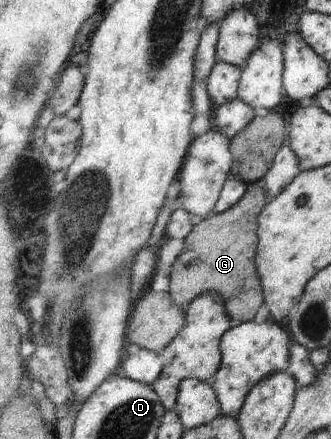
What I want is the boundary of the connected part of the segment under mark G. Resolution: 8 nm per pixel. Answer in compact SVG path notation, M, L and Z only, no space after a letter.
M264 187L253 188L228 211L212 213L196 221L170 275L169 292L180 307L203 293L216 292L223 297L227 314L232 319L252 322L262 303L265 303L256 263L260 244L257 219L271 199Z

